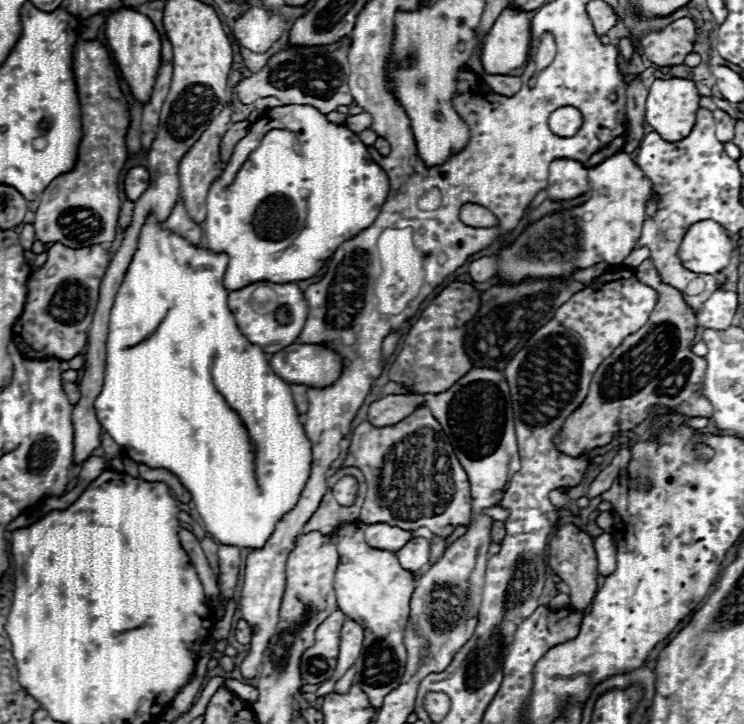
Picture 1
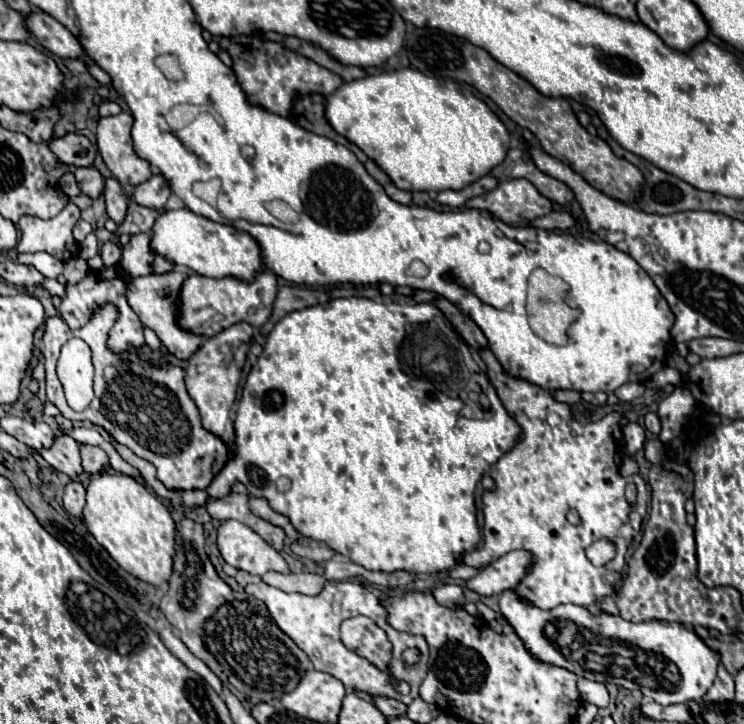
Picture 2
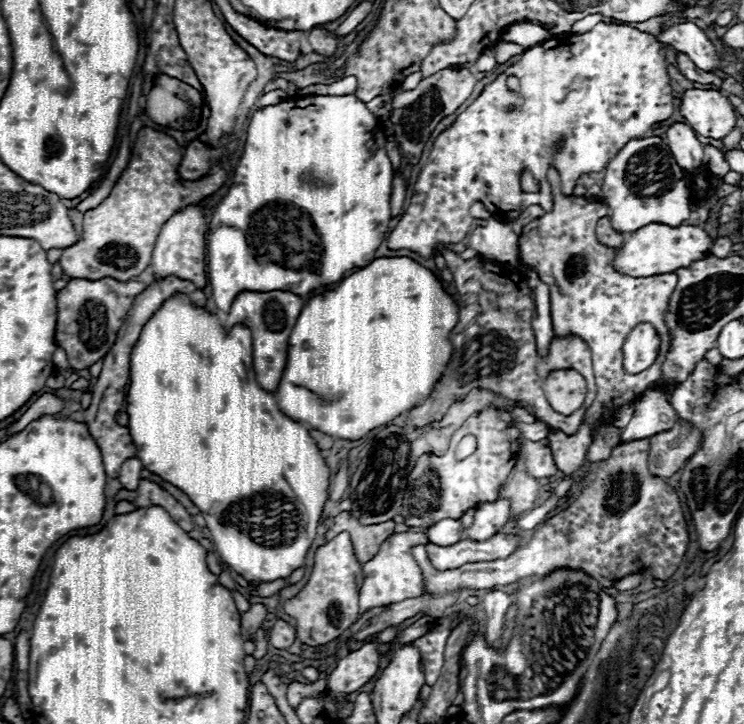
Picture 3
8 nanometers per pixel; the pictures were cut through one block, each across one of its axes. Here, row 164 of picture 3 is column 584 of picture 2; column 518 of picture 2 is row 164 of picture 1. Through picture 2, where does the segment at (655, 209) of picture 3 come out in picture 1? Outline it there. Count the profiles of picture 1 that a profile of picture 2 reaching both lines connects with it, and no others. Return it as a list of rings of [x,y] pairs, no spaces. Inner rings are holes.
[[[626,152],[614,154],[610,158],[606,158],[604,162],[596,164],[594,168],[590,168],[588,176],[594,176],[594,186],[596,192],[592,194],[592,198],[588,202],[584,202],[582,206],[576,206],[568,212],[560,212],[560,214],[552,214],[546,216],[544,220],[536,222],[534,226],[530,226],[522,238],[518,238],[514,244],[510,244],[500,258],[480,258],[474,260],[470,264],[470,276],[474,282],[486,282],[492,274],[500,274],[502,280],[506,282],[518,282],[522,278],[530,278],[530,276],[570,276],[570,272],[574,268],[588,268],[592,264],[598,262],[608,262],[608,264],[622,264],[624,258],[636,248],[640,232],[642,232],[642,224],[646,218],[646,202],[652,198],[652,180],[644,176],[644,172],[638,168],[638,164],[634,162],[634,158]]]

